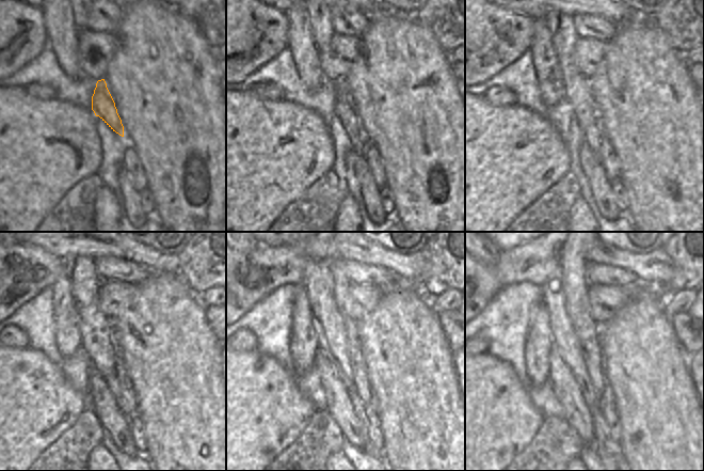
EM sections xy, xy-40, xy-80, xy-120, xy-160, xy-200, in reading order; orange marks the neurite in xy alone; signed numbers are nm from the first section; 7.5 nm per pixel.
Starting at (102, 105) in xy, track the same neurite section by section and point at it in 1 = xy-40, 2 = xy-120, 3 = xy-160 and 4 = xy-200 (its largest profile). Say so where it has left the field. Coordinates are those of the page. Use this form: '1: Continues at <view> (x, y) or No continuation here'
1: Continues at xy-40 (345, 110)
2: Continues at xy-120 (111, 379)
3: Continues at xy-160 (358, 407)
4: Continues at xy-200 (607, 449).

